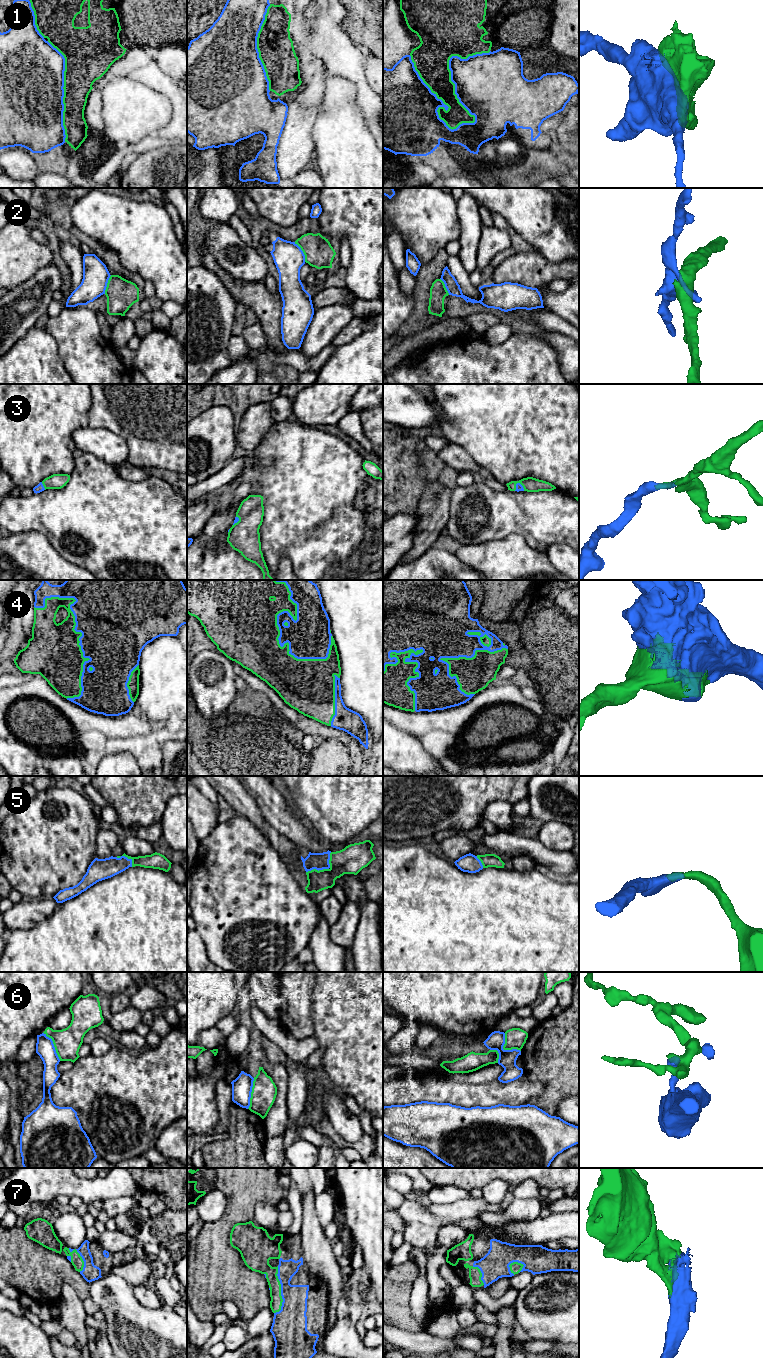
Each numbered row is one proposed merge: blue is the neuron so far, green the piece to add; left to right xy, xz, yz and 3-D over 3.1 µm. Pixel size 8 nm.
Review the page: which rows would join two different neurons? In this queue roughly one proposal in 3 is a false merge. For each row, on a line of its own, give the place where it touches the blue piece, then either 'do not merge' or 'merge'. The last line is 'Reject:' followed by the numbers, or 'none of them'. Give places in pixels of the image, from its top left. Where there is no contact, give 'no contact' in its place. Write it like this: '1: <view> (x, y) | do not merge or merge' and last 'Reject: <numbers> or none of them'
1: yz (451, 80) | do not merge
2: xz (302, 252) | do not merge
3: xy (43, 486) | merge
4: xz (277, 623) | merge
5: xz (325, 868) | merge
6: yz (503, 1049) | do not merge
7: xz (281, 1291) | merge
Reject: 1, 2, 6

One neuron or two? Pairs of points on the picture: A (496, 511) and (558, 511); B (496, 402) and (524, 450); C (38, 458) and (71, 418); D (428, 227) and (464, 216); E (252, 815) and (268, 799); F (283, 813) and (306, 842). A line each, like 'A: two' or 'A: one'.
A: one
B: one
C: one
D: two
E: two
F: one

